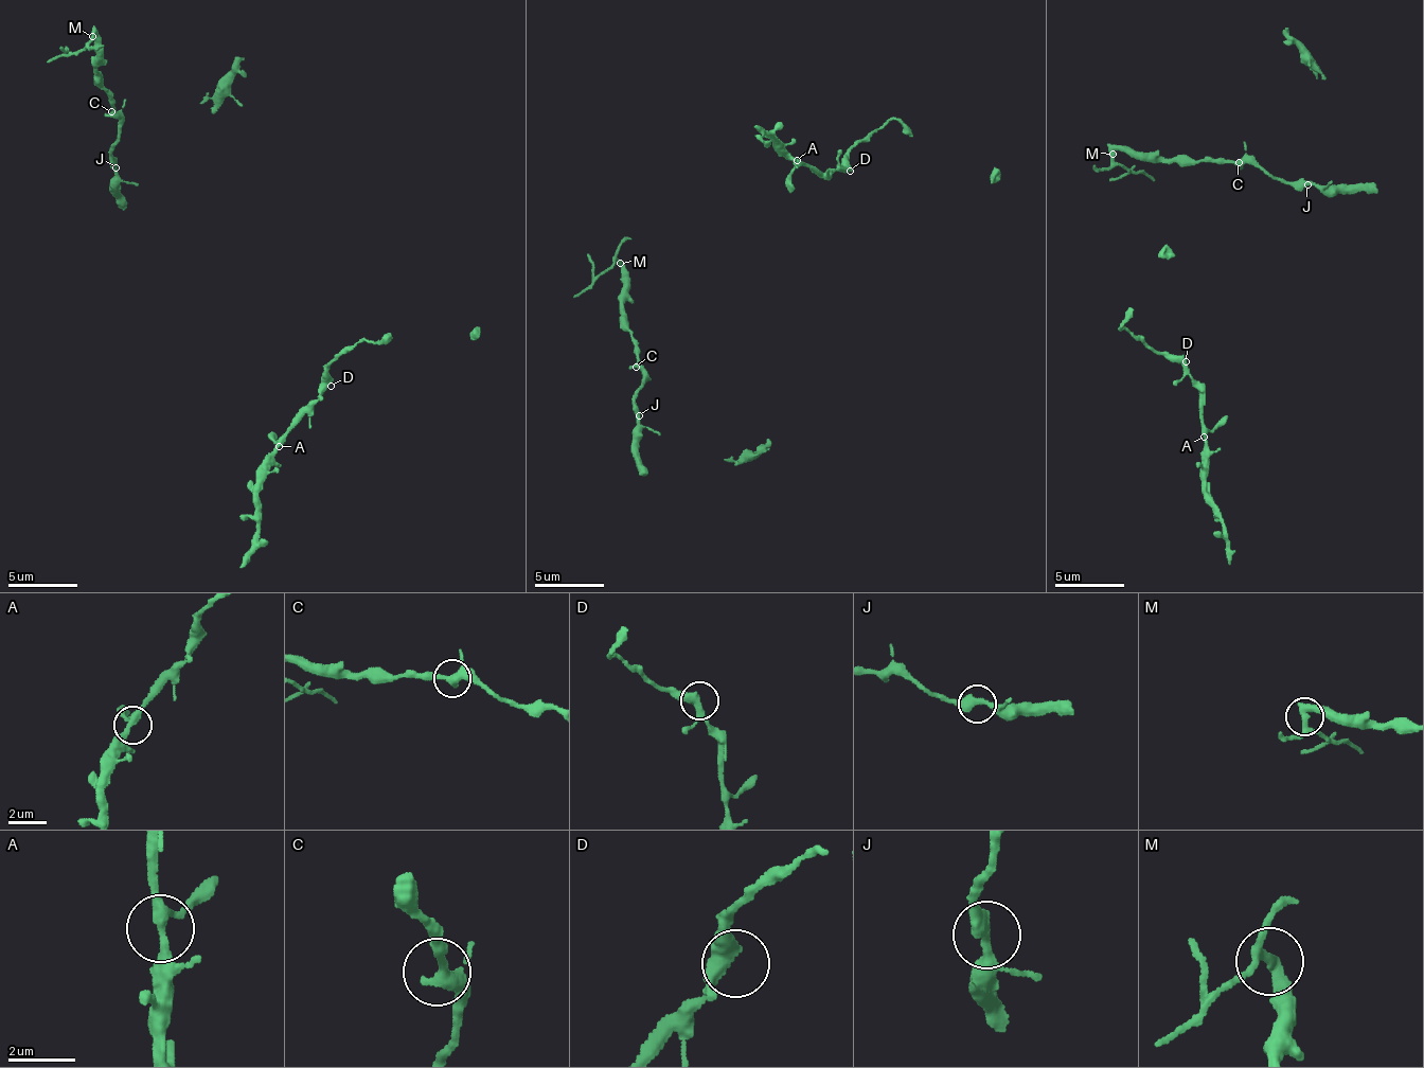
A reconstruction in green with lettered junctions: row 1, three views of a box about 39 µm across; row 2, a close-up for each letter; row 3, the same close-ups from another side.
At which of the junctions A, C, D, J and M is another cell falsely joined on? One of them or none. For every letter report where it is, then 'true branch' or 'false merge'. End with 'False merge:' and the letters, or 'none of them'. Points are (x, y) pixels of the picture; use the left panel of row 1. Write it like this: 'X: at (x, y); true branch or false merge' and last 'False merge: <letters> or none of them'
A: at (279, 446); true branch
C: at (111, 111); true branch
D: at (331, 386); true branch
J: at (116, 167); true branch
M: at (92, 36); false merge
False merge: M

